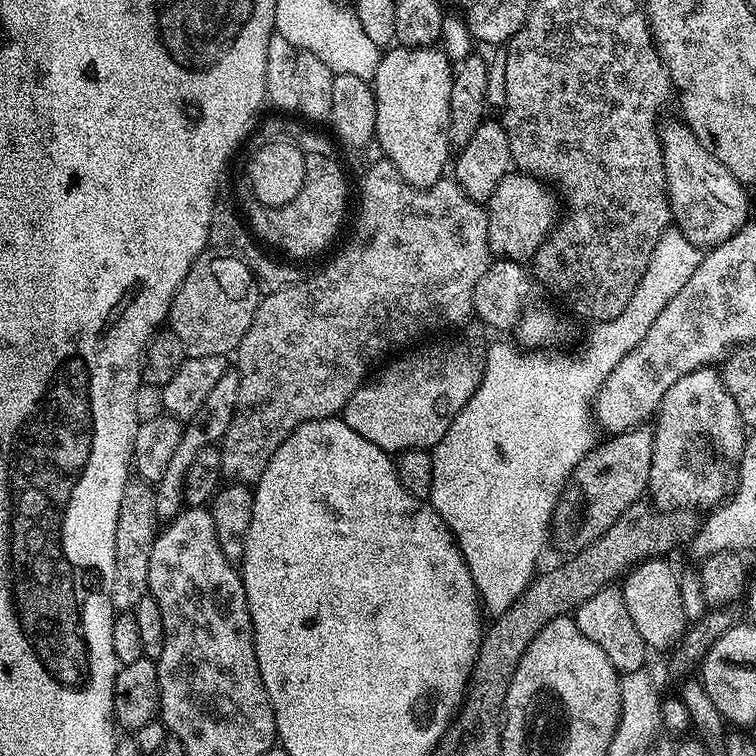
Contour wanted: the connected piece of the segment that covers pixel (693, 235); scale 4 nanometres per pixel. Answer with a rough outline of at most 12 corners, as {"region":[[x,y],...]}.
{"region":[[665,133],[675,227],[698,248],[748,219],[745,185],[694,138]]}

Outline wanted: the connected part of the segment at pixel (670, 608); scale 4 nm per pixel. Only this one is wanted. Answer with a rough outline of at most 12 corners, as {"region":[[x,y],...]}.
{"region":[[644,560],[623,577],[626,610],[649,649],[684,635],[677,569]]}

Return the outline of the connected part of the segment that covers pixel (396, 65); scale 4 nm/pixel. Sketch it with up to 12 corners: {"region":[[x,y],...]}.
{"region":[[392,46],[374,77],[375,143],[416,188],[454,152],[453,61]]}

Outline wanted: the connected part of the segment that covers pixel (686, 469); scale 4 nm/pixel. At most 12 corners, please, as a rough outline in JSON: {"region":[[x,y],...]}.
{"region":[[694,370],[654,418],[653,501],[720,502],[746,429],[723,375]]}

